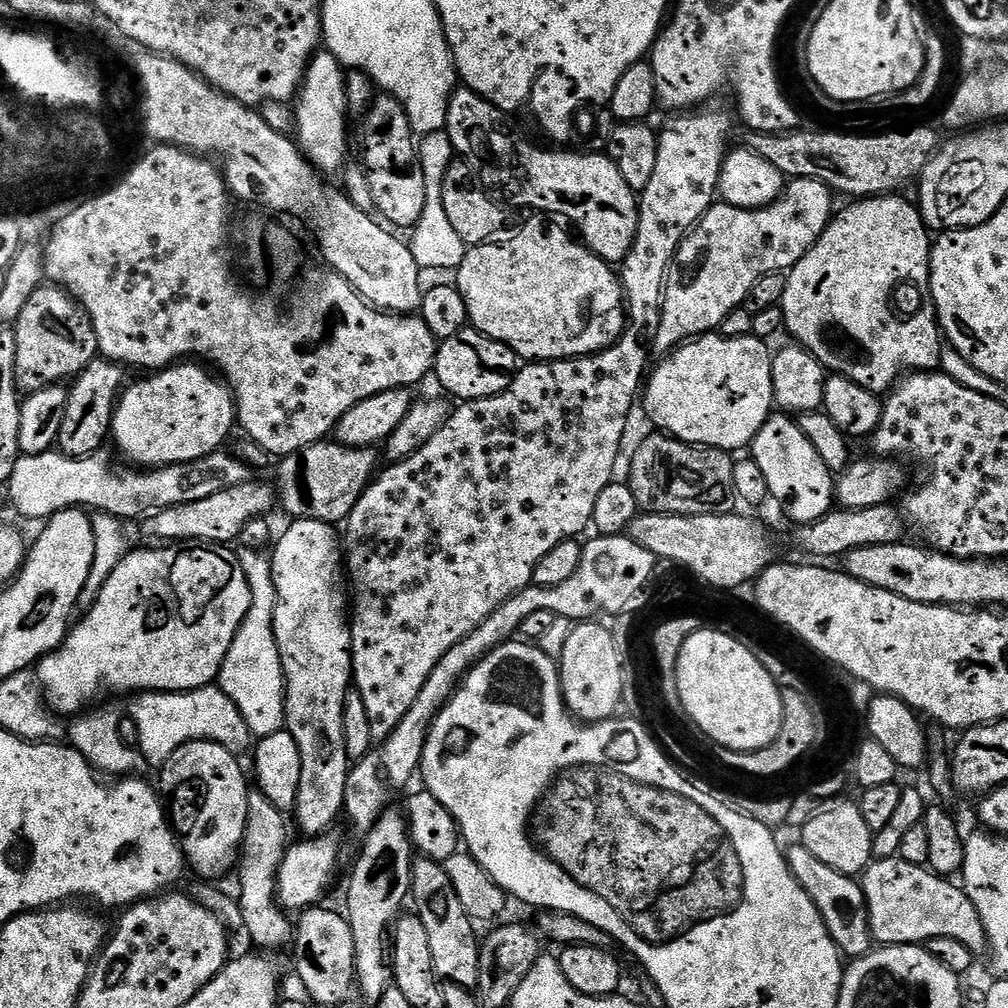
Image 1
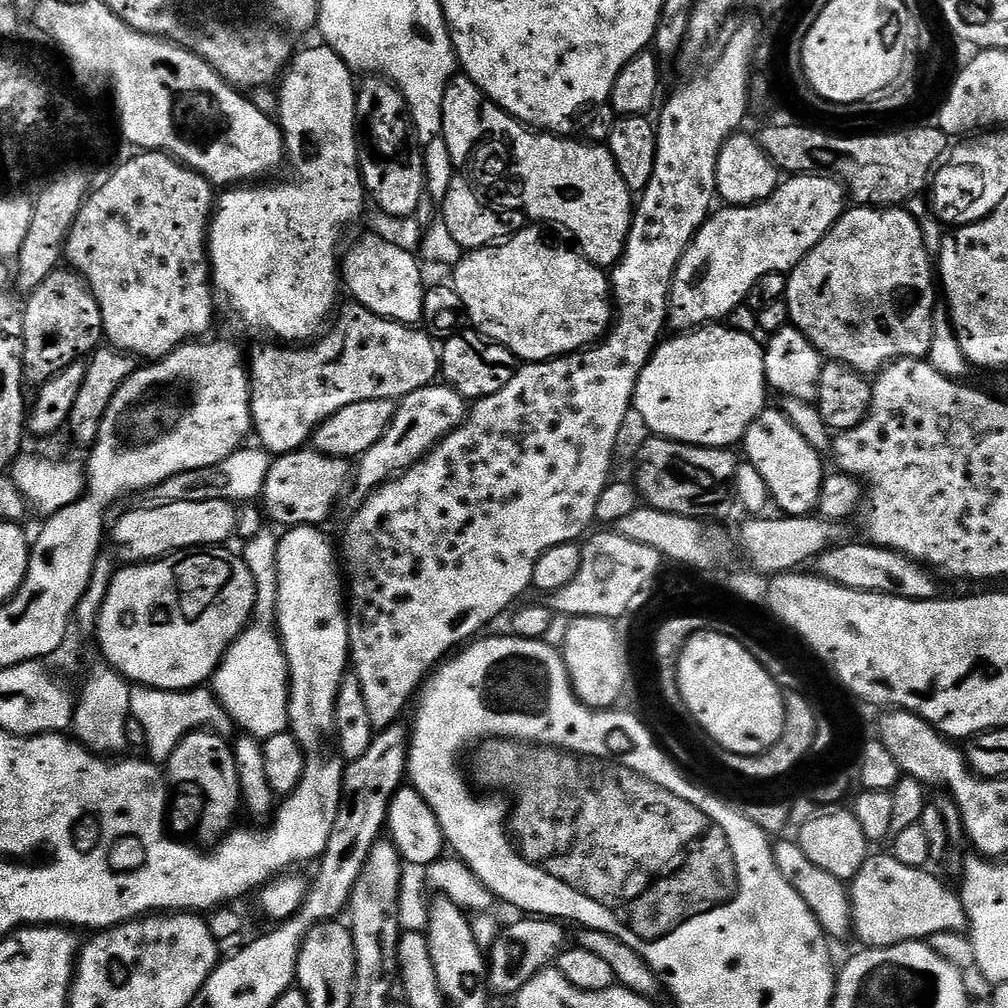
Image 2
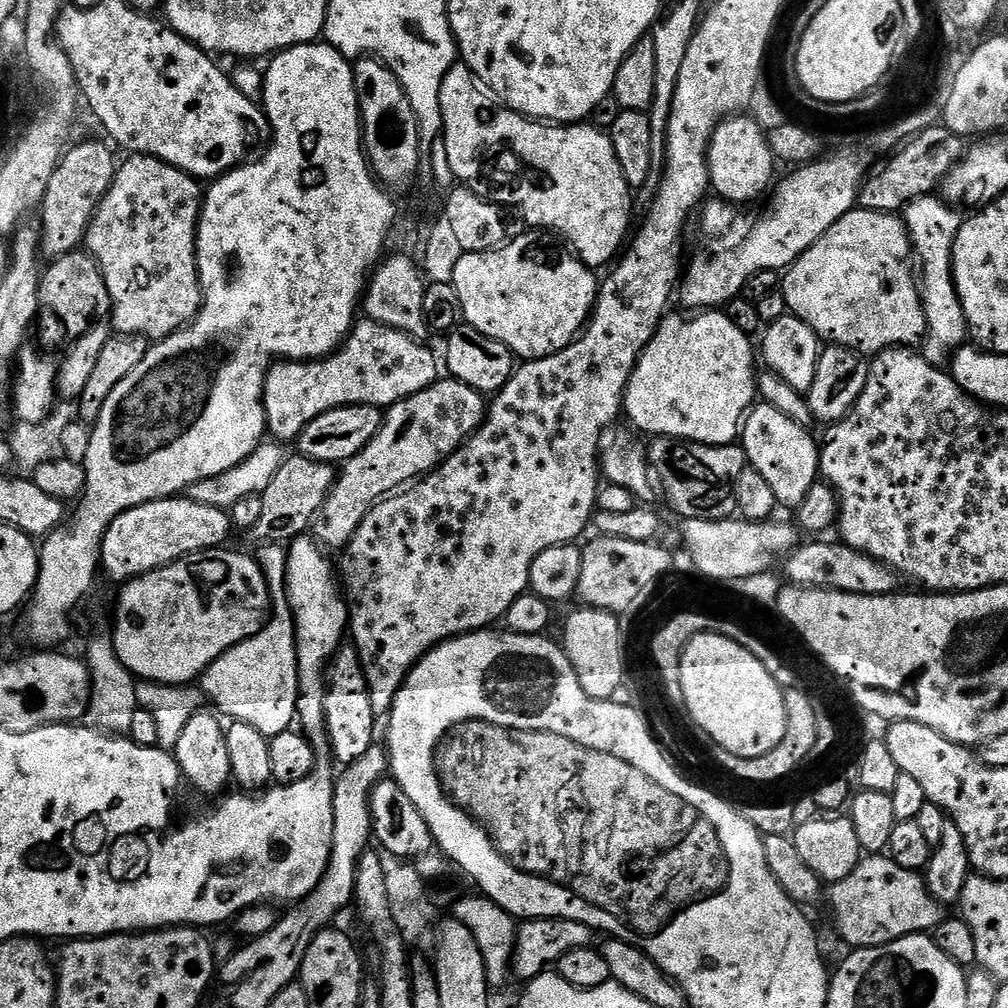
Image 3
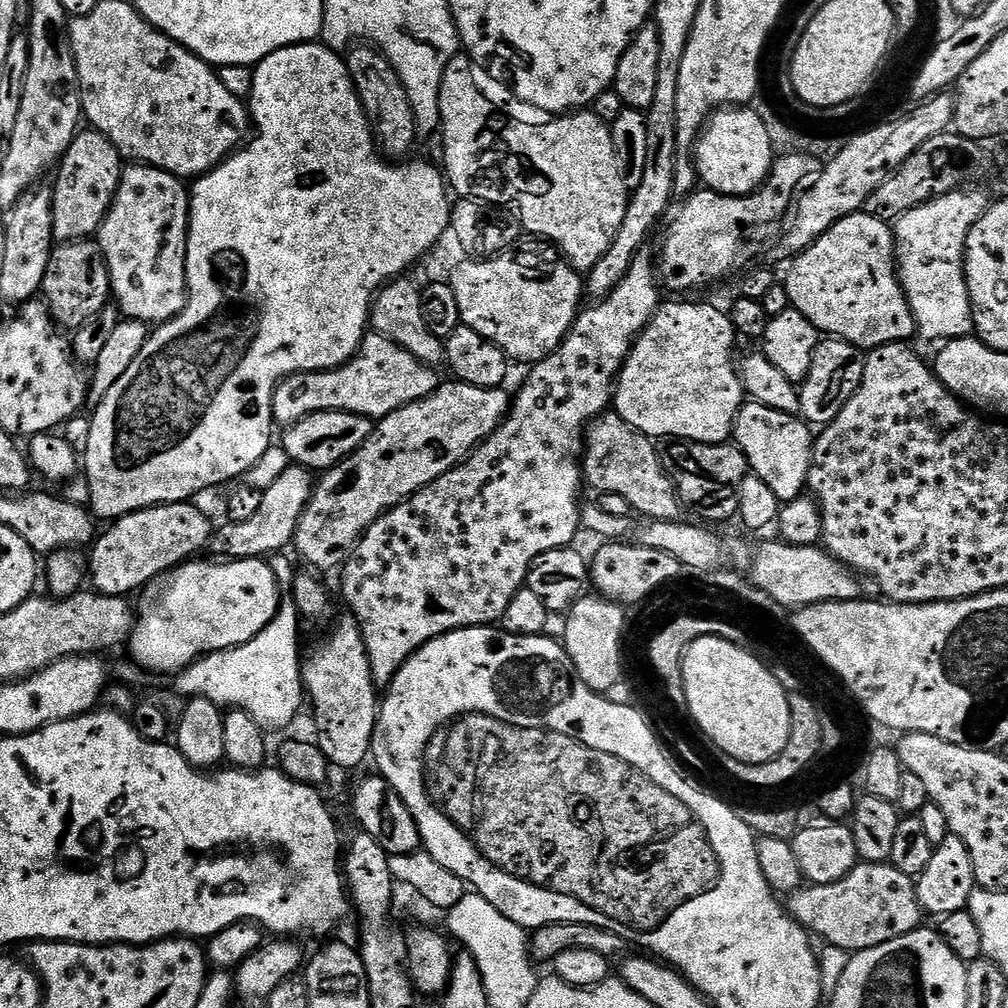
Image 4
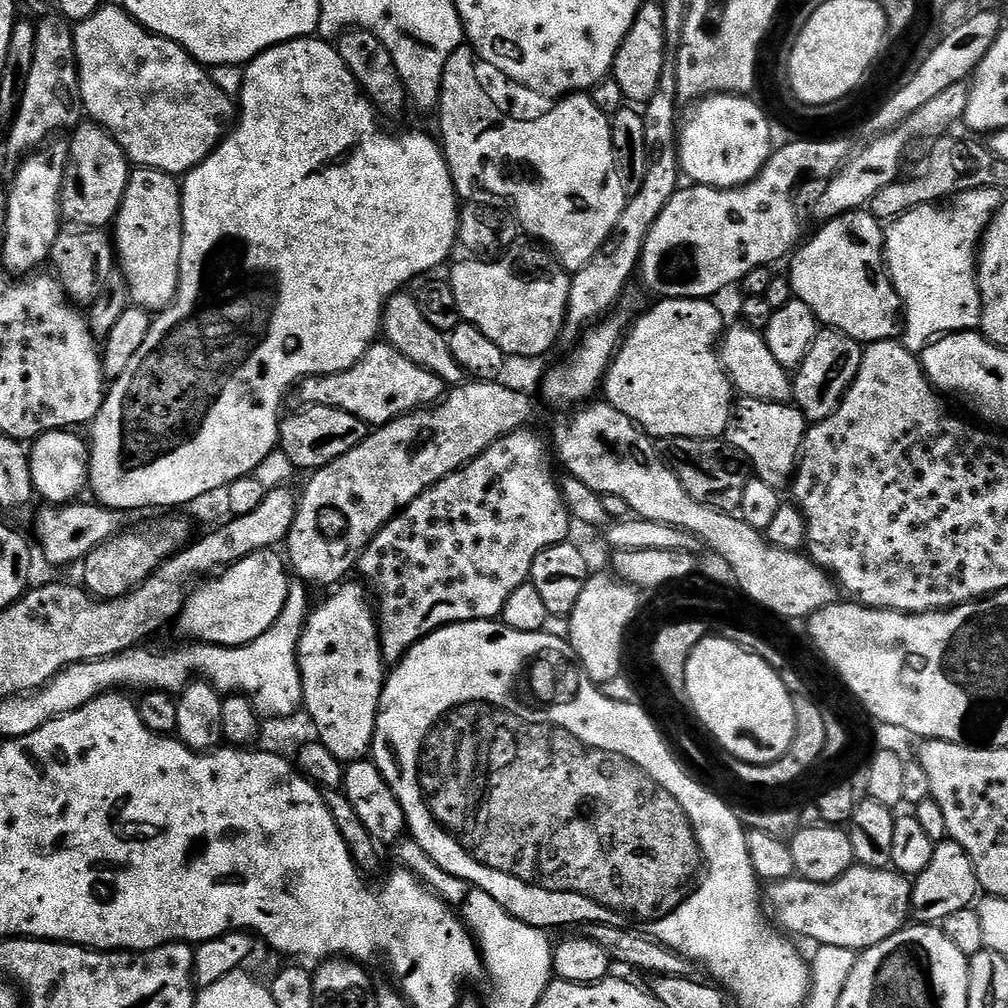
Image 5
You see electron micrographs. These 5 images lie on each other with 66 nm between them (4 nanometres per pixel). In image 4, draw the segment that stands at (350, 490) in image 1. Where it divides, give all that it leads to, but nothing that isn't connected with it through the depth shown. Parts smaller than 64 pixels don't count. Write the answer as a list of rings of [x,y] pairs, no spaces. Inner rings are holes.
[[[289,466],[275,480],[274,486],[264,489],[262,506],[250,522],[224,522],[212,533],[210,552],[213,557],[224,560],[259,560],[280,554],[296,539],[298,522],[312,497],[314,476],[309,469]]]

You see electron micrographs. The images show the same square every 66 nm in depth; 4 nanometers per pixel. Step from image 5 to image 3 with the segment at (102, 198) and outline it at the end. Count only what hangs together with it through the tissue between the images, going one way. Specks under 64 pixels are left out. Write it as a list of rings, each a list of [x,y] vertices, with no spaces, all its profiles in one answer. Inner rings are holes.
[[[88,140],[85,144],[73,143],[64,153],[58,170],[54,170],[54,178],[50,178],[50,186],[46,186],[44,200],[38,209],[40,254],[45,261],[62,258],[83,245],[92,215],[110,190],[117,167],[118,160],[112,157],[111,150],[96,140]]]

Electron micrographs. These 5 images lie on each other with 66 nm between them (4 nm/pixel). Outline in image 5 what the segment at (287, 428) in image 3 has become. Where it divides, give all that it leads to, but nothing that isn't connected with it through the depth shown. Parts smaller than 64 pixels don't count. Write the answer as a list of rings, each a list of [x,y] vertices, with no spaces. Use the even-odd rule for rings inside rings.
[[[377,342],[350,370],[329,376],[306,376],[295,392],[297,405],[317,404],[346,410],[346,414],[354,414],[363,424],[379,426],[437,403],[445,395],[446,385],[435,374],[394,350],[392,344]]]

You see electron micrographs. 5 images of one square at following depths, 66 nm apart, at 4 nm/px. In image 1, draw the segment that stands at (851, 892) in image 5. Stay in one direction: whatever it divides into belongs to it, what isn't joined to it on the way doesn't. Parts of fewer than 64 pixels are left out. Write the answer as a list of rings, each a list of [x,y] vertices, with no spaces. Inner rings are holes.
[[[899,858],[873,859],[862,873],[862,887],[868,907],[868,926],[872,931],[873,941],[880,946],[923,945],[930,938],[954,938],[954,942],[962,942],[962,946],[966,946],[966,950],[974,954],[985,951],[988,948],[988,939],[982,926],[982,920],[978,918],[978,912],[974,910],[974,904],[970,902],[963,887],[959,883],[952,883],[956,882],[943,876],[937,876],[935,872],[919,864],[911,864]]]

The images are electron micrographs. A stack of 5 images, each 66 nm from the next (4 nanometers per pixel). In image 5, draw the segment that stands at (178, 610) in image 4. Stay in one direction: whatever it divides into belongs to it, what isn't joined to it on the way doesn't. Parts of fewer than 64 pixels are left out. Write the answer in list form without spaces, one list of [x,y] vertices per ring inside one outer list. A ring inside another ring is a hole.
[[[276,550],[255,552],[197,583],[184,599],[184,608],[178,617],[178,625],[188,635],[187,639],[205,646],[241,648],[266,634],[278,614],[282,614],[288,593],[290,572],[278,553]]]

